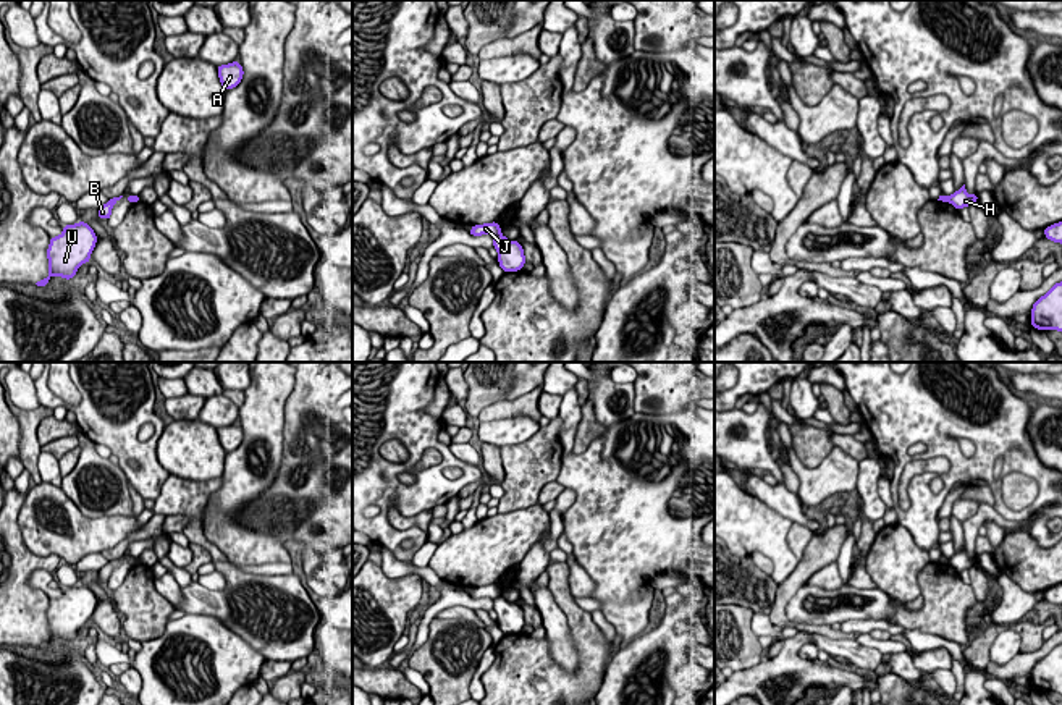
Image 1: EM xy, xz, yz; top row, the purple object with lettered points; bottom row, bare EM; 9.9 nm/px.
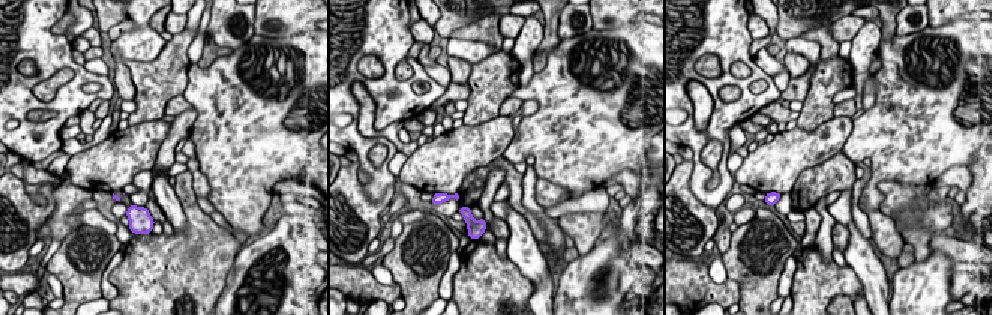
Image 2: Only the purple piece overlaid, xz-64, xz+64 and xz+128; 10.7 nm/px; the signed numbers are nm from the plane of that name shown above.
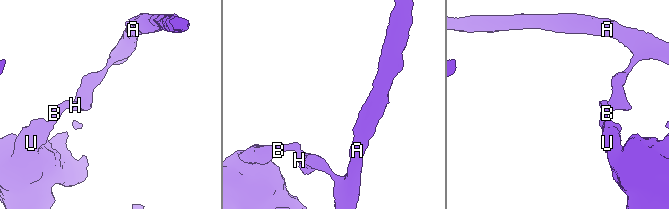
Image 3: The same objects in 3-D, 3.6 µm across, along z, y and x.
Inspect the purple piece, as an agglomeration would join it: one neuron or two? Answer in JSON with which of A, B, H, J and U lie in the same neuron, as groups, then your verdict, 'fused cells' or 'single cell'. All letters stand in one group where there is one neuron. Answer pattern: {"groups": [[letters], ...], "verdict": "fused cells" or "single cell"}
{"groups": [["A", "H"], ["B", "J", "U"]], "verdict": "fused cells"}

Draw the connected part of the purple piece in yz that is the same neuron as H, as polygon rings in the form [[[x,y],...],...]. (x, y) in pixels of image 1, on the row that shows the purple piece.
[[[963,184],[959,191],[955,191],[954,194],[949,196],[949,202],[957,210],[962,210],[963,207],[970,207],[973,202],[978,202],[978,194],[975,192],[973,196],[970,196]]]

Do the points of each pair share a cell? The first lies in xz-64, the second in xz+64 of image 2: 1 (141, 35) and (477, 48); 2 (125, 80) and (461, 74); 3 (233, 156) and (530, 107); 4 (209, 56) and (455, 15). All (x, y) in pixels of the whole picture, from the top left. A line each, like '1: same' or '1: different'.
1: same
2: same
3: different
4: same

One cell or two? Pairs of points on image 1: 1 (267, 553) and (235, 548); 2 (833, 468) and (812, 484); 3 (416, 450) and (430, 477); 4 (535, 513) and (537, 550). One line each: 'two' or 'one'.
1: one
2: one
3: one
4: two

